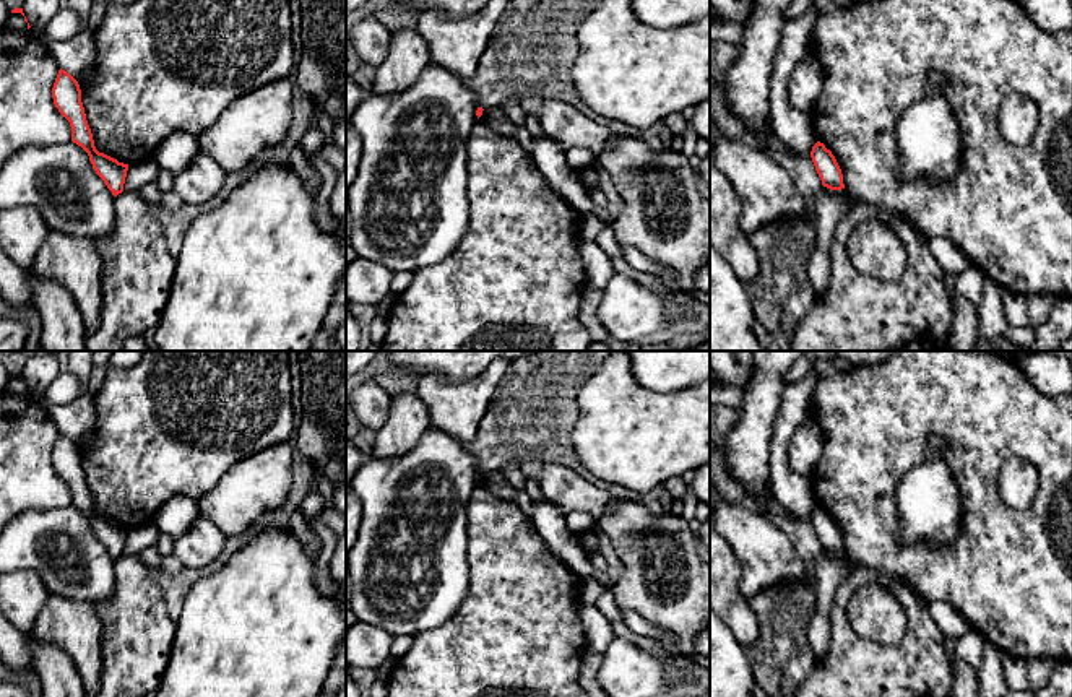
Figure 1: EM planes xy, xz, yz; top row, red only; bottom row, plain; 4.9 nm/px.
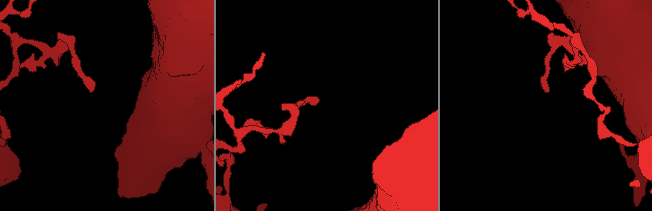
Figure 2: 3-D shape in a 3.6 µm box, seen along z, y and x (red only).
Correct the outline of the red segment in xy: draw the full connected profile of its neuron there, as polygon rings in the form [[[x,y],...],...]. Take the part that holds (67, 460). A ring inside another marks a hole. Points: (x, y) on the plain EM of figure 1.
[[[62,432],[58,434],[52,452],[52,461],[58,476],[70,486],[71,505],[88,517],[93,533],[104,544],[112,559],[117,561],[122,557],[128,528],[119,526],[117,523],[96,513],[81,466],[80,448]]]

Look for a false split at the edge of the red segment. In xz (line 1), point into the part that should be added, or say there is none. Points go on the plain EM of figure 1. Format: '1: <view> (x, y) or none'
1: none

